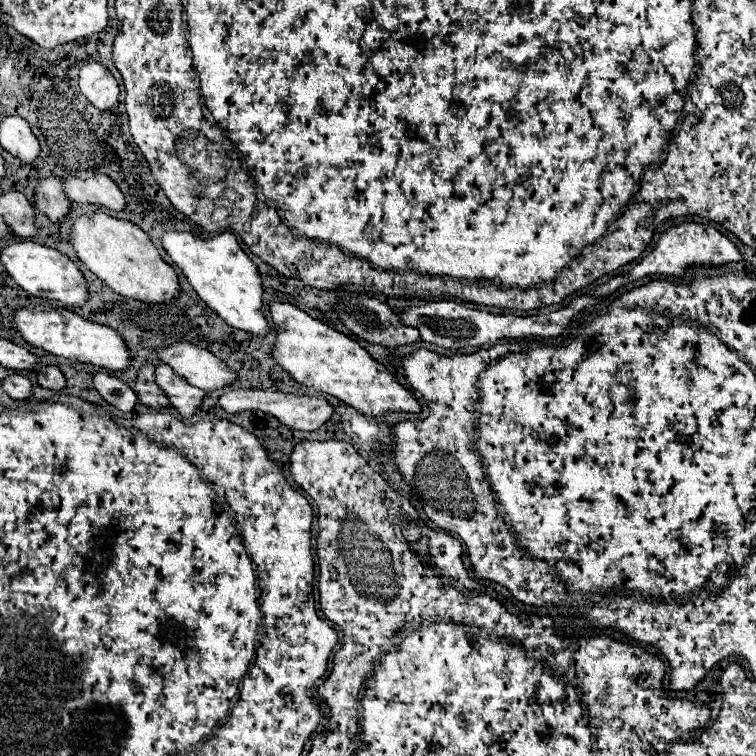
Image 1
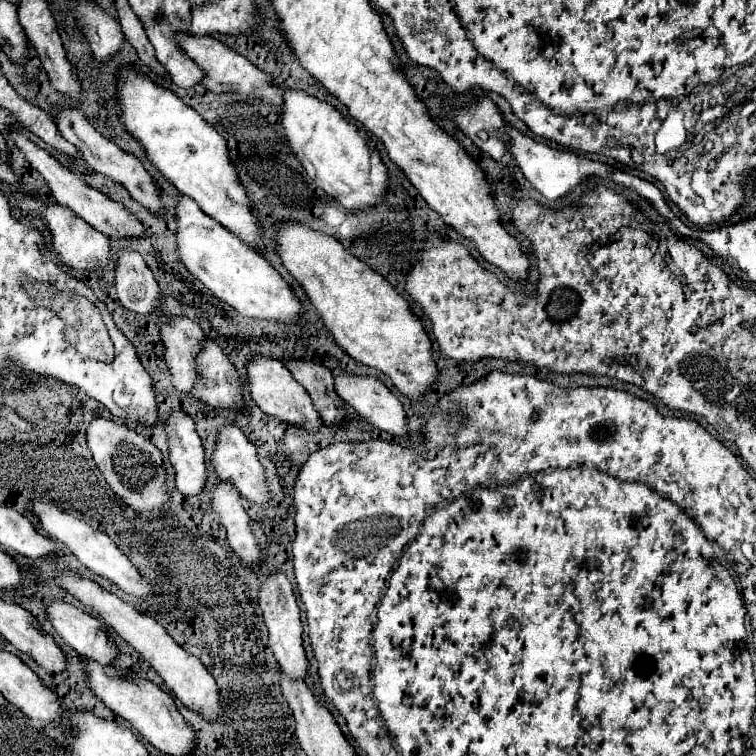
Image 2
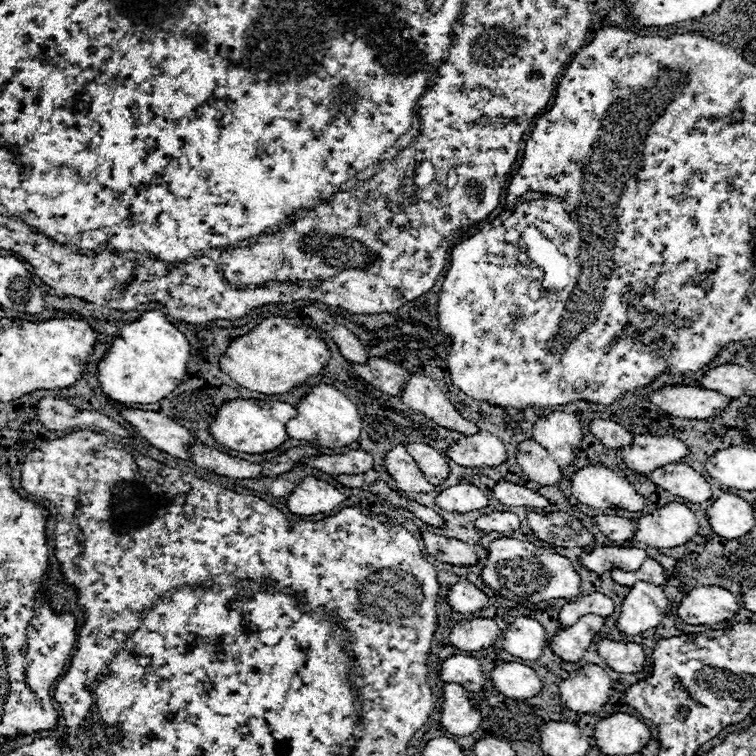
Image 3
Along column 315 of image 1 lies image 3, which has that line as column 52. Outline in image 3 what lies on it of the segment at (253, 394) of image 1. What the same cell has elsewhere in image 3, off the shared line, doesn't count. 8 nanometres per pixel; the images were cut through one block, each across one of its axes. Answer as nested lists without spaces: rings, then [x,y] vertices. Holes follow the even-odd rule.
[[[44,396],[38,400],[38,422],[42,426],[46,426],[48,430],[66,430],[72,426],[98,426],[106,432],[118,434],[118,436],[130,436],[126,428],[122,428],[118,422],[114,422],[112,418],[94,412],[94,410],[80,410],[72,404],[68,404],[66,400],[60,398],[50,398]]]

